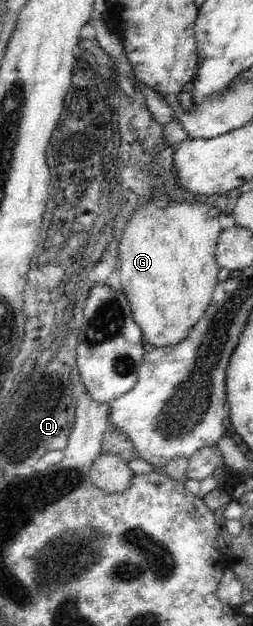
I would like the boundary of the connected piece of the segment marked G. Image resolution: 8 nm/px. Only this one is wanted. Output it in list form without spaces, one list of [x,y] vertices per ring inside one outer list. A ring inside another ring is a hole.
[[[151,199],[143,209],[139,209],[140,205],[141,203],[138,203],[134,215],[130,217],[121,235],[120,279],[123,279],[122,287],[128,296],[132,316],[144,332],[143,340],[151,348],[165,347],[167,344],[175,344],[185,339],[189,335],[189,329],[201,319],[209,307],[215,286],[218,284],[216,275],[219,266],[216,264],[214,253],[219,233],[223,229],[217,223],[219,211],[209,205],[185,201],[177,203],[169,199]]]

